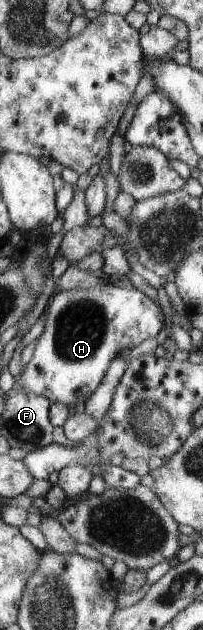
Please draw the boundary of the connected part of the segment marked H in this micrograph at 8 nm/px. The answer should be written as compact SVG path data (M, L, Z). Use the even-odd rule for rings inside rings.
M110 282L87 290L59 290L53 299L47 301L44 310L45 314L40 318L45 323L45 328L36 341L31 360L19 375L17 386L27 394L45 396L52 403L67 406L85 402L93 394L115 356L125 354L147 338L155 338L164 328L164 315L161 314L159 304L155 304L149 296L145 296L136 288L119 288Z

